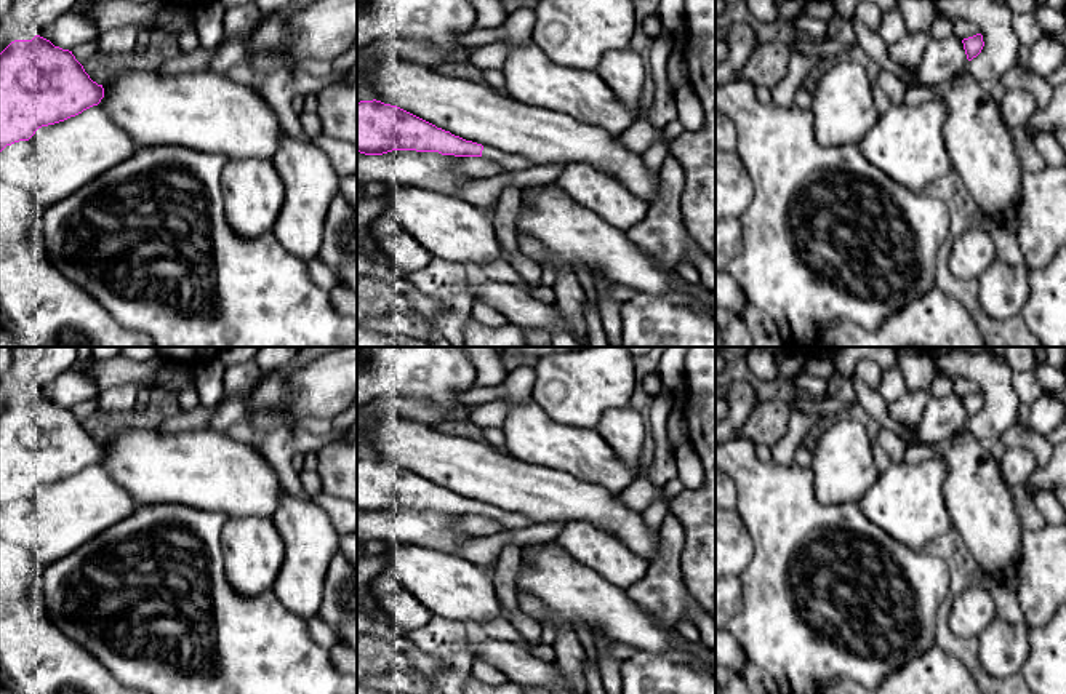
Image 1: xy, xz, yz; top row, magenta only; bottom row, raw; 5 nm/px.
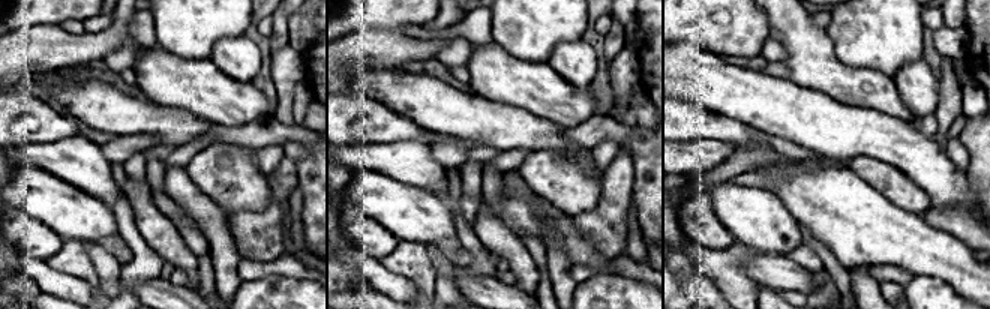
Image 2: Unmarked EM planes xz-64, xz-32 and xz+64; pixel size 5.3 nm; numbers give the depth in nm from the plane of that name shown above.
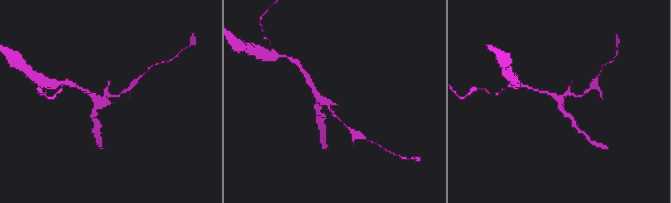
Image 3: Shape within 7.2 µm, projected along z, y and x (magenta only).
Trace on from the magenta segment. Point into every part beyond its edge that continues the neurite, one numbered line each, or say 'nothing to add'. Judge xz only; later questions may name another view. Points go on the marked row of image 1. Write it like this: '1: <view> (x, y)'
1: xz (511, 162)

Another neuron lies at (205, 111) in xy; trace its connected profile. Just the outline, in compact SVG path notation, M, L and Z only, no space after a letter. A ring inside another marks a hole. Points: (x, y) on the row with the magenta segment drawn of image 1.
M128 69L102 85L104 98L98 104L110 120L139 146L179 146L205 154L221 154L227 160L272 160L279 150L283 128L274 109L253 88L232 82L226 74L203 70L168 75L155 69Z

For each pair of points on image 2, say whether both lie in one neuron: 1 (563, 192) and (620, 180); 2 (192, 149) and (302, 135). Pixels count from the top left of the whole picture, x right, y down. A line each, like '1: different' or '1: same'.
1: different
2: same

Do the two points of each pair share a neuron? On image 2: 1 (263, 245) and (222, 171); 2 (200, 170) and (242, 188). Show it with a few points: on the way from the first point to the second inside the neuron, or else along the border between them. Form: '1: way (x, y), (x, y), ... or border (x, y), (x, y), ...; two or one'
1: border (270, 186), (270, 201), (263, 209), (227, 213); two
2: way (210, 170), (221, 170), (231, 177); one

